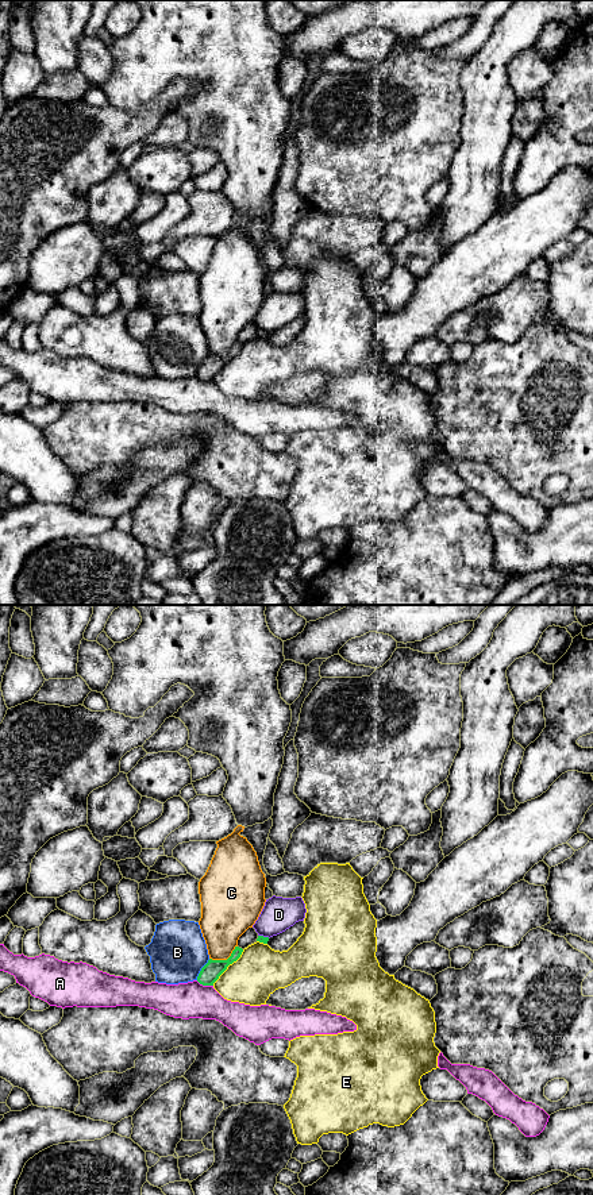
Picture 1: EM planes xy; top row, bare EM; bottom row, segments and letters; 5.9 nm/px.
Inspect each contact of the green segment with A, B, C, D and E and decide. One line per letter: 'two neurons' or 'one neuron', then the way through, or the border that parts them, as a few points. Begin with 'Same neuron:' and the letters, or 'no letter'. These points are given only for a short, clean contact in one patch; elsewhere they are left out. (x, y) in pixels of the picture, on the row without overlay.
Same neuron: no letter
A: two neurons; border along xy (196, 376), (212, 381)
B: two neurons
C: two neurons
D: two neurons; border along xy (258, 330), (269, 332)
E: two neurons

